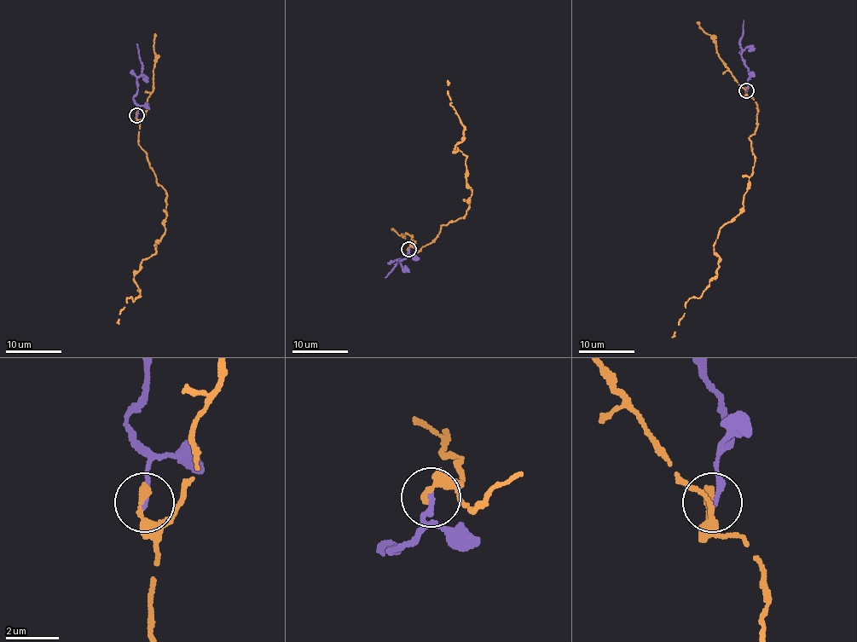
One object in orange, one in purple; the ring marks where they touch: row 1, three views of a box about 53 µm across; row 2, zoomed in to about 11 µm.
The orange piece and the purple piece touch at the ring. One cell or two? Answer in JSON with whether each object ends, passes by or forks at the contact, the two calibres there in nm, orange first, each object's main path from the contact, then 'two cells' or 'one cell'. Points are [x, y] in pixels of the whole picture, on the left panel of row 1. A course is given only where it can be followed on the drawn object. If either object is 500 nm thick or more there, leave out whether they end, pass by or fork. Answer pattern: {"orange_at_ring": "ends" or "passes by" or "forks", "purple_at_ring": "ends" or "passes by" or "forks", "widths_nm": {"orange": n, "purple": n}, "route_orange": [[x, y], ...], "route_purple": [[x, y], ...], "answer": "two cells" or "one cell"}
{"orange_at_ring": "ends", "purple_at_ring": "ends", "widths_nm": {"orange": 320, "purple": 200}, "route_orange": [[137, 115], [138, 145], [166, 196], [165, 231], [136, 273], [140, 296], [127, 299], [117, 322]], "route_purple": [[137, 115], [133, 96], [137, 90], [137, 78], [142, 72], [136, 43]], "answer": "two cells"}

